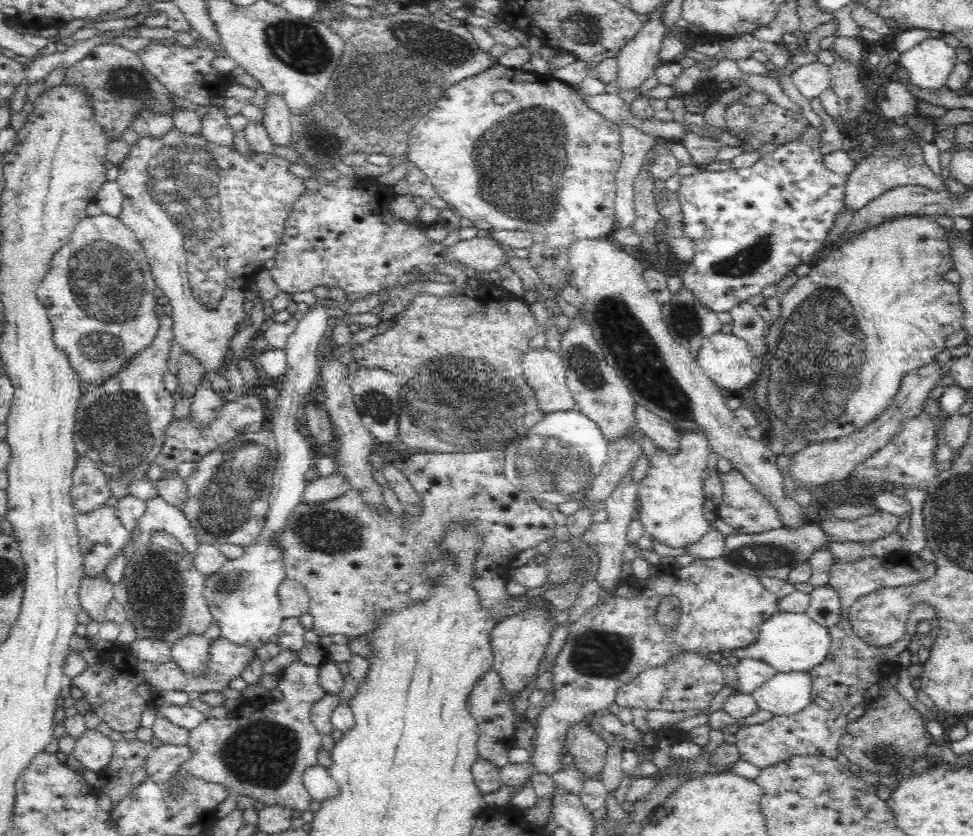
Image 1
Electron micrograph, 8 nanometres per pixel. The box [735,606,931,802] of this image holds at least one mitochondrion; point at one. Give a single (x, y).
(894, 758)

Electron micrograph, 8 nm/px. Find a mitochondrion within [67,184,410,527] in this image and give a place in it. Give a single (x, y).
(115, 427)

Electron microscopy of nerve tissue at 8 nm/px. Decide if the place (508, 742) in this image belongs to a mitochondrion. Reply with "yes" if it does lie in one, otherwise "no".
no

